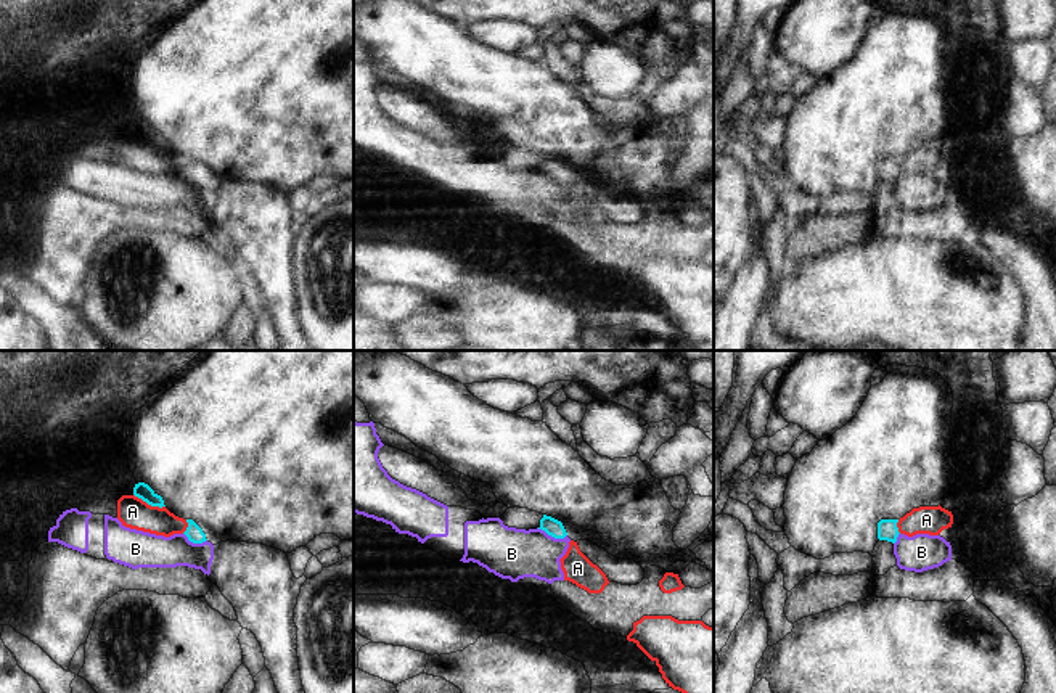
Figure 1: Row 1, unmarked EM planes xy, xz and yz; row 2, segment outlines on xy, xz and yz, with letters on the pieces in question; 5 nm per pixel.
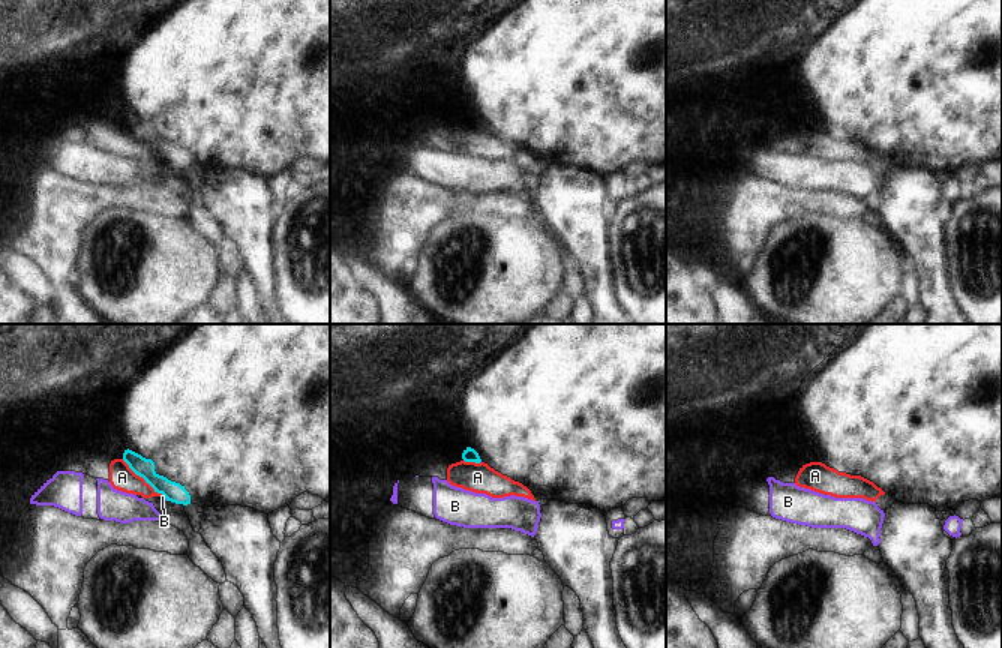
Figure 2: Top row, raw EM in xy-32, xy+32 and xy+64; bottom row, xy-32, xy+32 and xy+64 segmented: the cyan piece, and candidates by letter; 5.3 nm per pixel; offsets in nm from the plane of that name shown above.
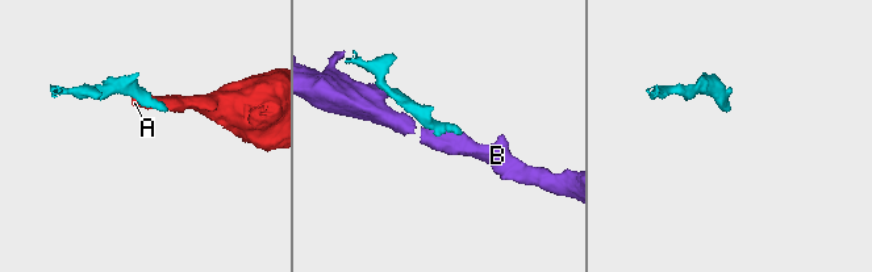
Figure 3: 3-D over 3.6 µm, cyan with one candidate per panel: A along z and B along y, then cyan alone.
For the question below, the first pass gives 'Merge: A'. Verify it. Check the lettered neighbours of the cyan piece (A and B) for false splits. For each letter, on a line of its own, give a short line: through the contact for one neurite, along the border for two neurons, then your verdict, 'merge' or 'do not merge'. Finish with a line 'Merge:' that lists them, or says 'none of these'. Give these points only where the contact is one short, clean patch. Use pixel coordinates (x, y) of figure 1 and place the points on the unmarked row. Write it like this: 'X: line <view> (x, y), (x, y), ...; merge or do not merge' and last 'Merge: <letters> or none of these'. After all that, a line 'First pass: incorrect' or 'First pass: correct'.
A: line xy (134, 134), (151, 145), (164, 147); do not merge
B: line xz (537, 168), (555, 177), (566, 176); do not merge
Merge: none of these
First pass: incorrect

